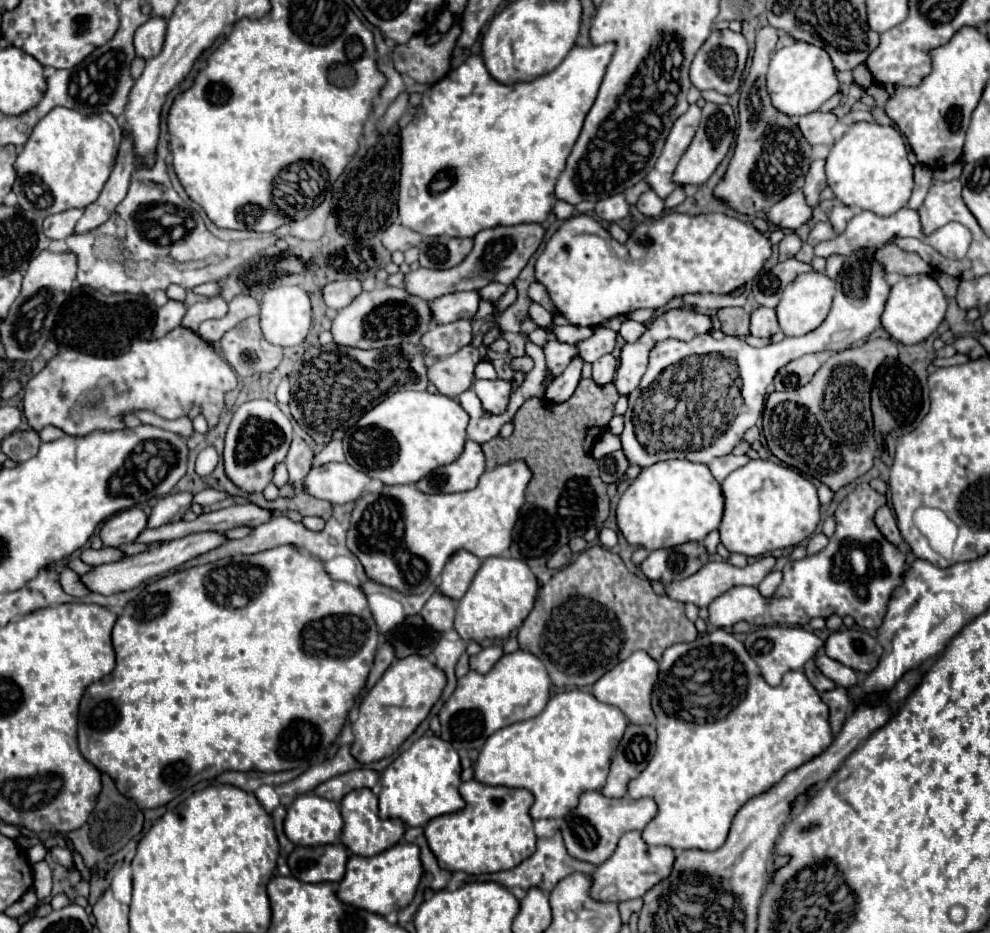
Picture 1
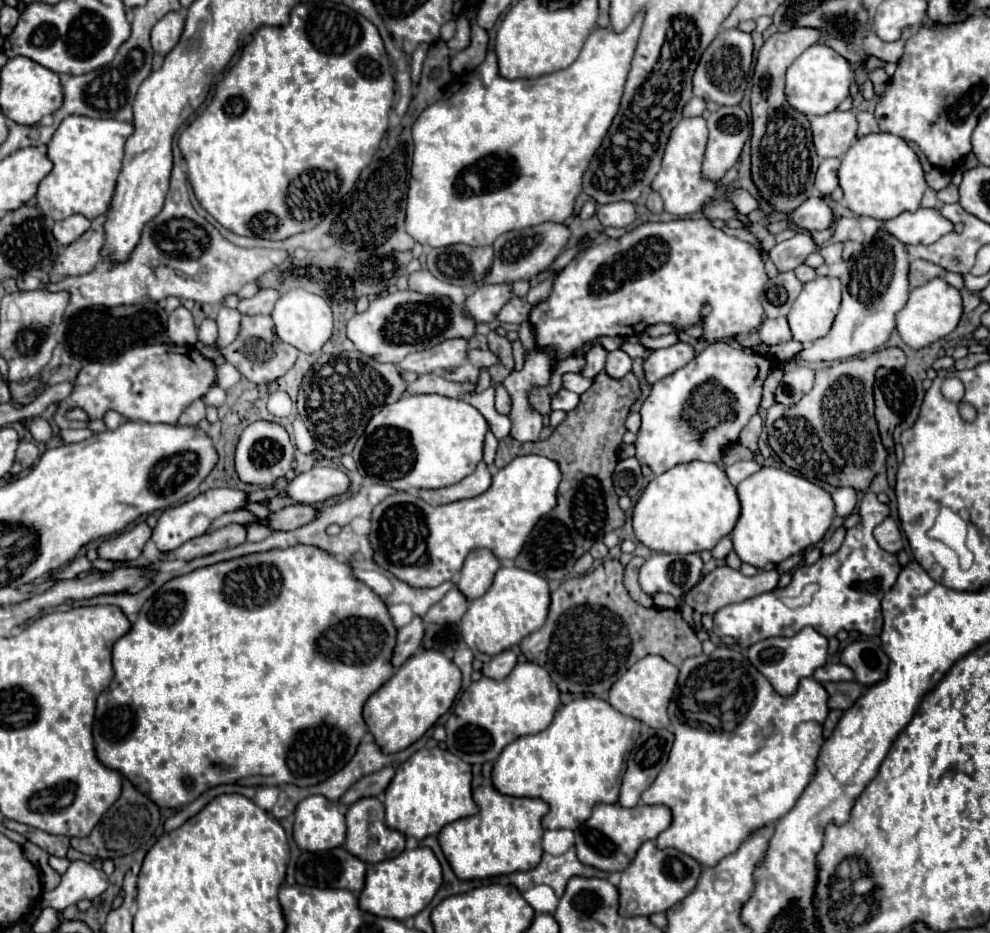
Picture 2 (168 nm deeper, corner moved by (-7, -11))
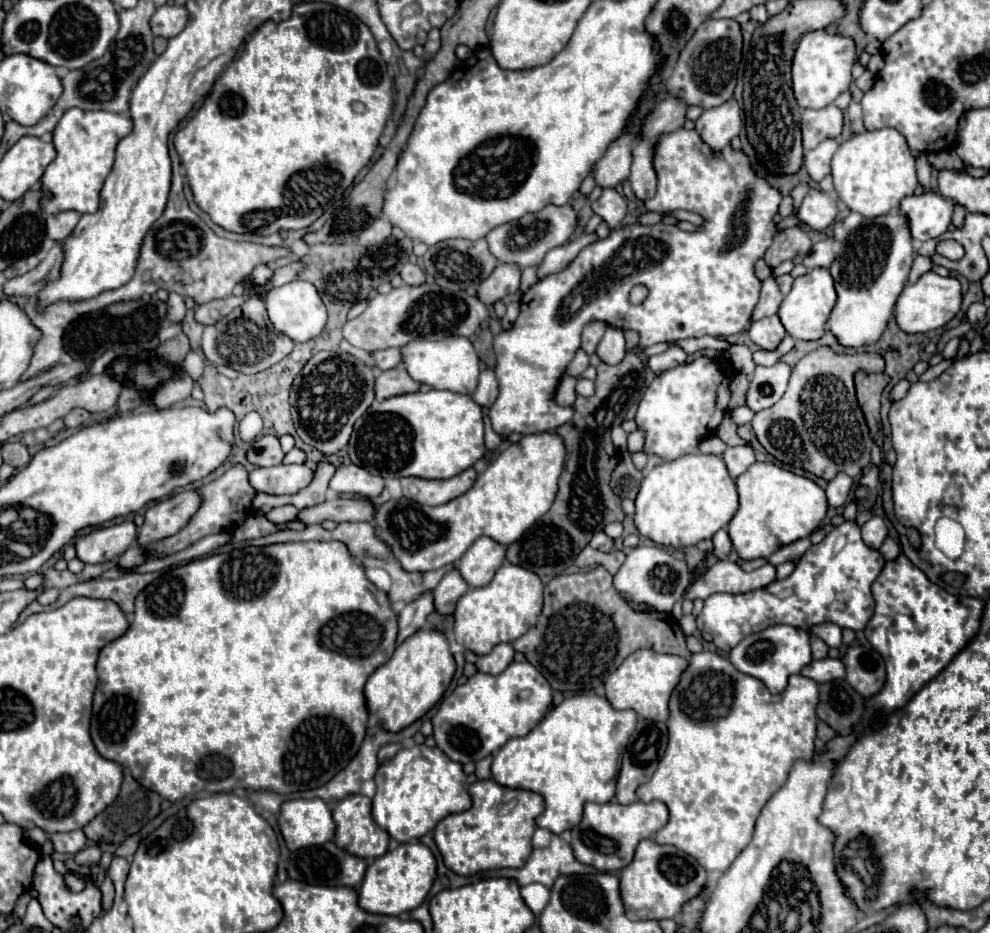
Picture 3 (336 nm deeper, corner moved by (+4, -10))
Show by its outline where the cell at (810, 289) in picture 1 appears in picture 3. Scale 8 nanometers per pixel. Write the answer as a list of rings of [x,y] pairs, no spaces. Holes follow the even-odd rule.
[[[816,268],[816,270],[810,270],[808,274],[798,276],[794,280],[790,294],[786,294],[782,300],[782,306],[778,310],[778,318],[792,338],[818,340],[824,334],[826,320],[830,316],[834,302],[836,302],[836,290],[834,290],[834,282],[832,282],[830,272],[824,268]]]

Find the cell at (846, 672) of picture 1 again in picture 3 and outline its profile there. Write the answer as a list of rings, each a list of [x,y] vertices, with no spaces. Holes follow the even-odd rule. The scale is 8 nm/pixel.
[[[824,658],[824,660],[812,660],[808,666],[804,666],[802,676],[812,678],[814,682],[830,682],[844,678],[844,664],[838,658]]]

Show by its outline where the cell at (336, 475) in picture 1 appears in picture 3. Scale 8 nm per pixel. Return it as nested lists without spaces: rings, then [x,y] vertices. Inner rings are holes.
[[[280,464],[272,468],[256,468],[250,474],[250,486],[264,494],[298,494],[314,478],[308,464]]]

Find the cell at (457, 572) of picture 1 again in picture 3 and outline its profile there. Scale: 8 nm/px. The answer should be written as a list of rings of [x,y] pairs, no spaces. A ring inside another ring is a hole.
[[[478,538],[460,558],[456,570],[468,582],[470,588],[486,586],[504,562],[504,554],[506,548],[498,542],[492,542],[490,538]]]

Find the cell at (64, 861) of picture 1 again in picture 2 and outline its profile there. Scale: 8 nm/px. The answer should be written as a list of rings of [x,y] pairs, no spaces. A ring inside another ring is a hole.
[[[1,819],[1,823],[7,827],[7,829],[13,829],[21,835],[29,835],[27,839],[33,841],[35,845],[39,845],[41,849],[45,849],[49,855],[57,855],[57,857],[65,857],[67,851],[69,851],[69,837],[65,835],[51,835],[51,833],[45,833],[45,831],[39,831],[39,829],[33,829],[33,827],[27,827],[23,823],[15,823],[13,819]]]

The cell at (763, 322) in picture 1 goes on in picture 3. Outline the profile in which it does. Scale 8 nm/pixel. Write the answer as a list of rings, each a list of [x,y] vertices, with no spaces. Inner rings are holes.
[[[768,316],[768,318],[752,322],[748,334],[750,334],[750,340],[758,344],[760,348],[774,350],[780,344],[780,340],[786,336],[786,330],[778,316]]]

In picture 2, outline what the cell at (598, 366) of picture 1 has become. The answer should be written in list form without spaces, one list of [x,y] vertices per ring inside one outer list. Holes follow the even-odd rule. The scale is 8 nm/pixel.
[[[615,349],[609,353],[607,357],[607,365],[605,365],[605,371],[613,377],[613,379],[619,379],[623,375],[627,375],[631,371],[631,365],[633,365],[633,359],[621,351],[621,349]]]

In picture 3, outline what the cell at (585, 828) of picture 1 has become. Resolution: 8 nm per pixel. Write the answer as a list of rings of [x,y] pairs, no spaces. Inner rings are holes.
[[[616,802],[608,804],[586,804],[584,816],[578,826],[572,828],[572,850],[576,854],[576,860],[588,866],[594,866],[600,872],[614,872],[628,862],[632,862],[634,848],[640,840],[650,838],[668,822],[668,808],[664,802],[634,802],[628,806],[620,806]]]

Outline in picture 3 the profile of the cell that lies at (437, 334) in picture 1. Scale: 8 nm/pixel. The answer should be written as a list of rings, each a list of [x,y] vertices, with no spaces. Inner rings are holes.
[[[388,348],[388,350],[374,352],[374,358],[376,358],[376,364],[380,370],[390,370],[390,368],[396,368],[404,362],[400,348]]]

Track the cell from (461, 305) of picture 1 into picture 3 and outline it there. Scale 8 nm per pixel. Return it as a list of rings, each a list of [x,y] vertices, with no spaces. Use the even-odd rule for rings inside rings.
[[[498,264],[496,270],[478,286],[478,300],[486,306],[496,304],[506,294],[516,292],[520,286],[520,268],[512,264]]]

